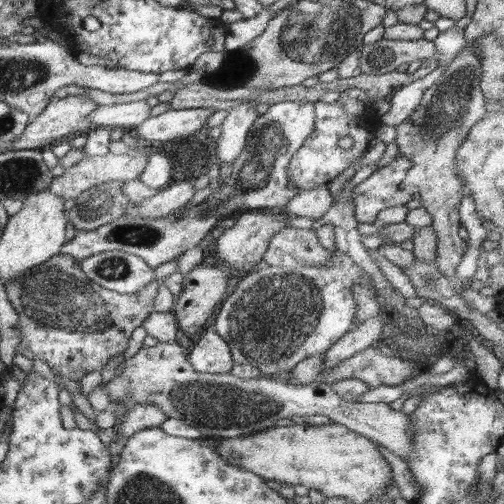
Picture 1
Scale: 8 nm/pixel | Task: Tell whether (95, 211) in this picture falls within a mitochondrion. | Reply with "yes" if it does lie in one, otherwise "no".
yes

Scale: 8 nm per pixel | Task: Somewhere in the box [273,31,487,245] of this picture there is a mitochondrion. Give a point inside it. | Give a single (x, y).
(449, 107)

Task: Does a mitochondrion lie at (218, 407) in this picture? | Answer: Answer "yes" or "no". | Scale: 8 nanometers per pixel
yes

